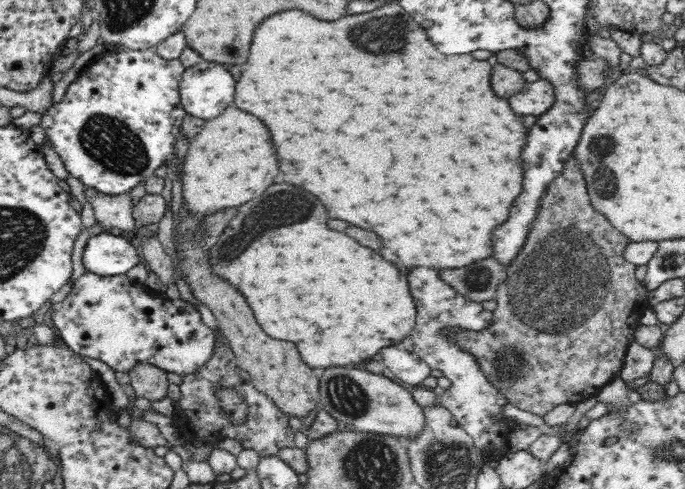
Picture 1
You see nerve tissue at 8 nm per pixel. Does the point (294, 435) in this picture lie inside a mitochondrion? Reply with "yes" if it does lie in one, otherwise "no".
no

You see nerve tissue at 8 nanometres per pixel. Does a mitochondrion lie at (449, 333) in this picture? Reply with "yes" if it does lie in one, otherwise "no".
no

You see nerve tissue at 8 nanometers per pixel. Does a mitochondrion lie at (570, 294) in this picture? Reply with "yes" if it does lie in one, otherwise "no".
yes

